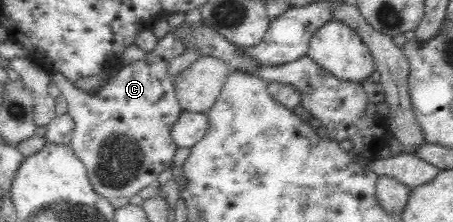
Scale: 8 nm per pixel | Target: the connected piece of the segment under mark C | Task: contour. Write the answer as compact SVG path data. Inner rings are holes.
M172 30L167 31L165 35L159 37L156 43L156 46L151 51L146 51L144 53L144 57L142 59L133 61L128 65L119 64L116 67L116 70L109 75L108 83L104 87L101 88L99 92L94 93L85 93L77 86L74 86L70 81L67 81L65 77L60 75L60 73L55 73L51 77L51 81L55 81L58 83L58 87L61 91L61 96L67 102L67 112L73 118L74 126L72 131L72 136L70 137L69 146L74 151L75 157L78 157L85 166L87 177L90 183L90 186L93 188L93 191L99 196L104 197L105 199L117 199L117 197L123 197L123 199L130 199L133 195L137 195L141 189L147 187L148 185L153 184L157 181L157 175L162 171L165 171L168 167L171 167L171 163L173 163L174 158L173 154L177 148L175 142L172 140L170 129L173 123L175 123L176 117L178 113L183 109L179 105L174 85L172 84L172 77L169 74L169 70L167 70L169 60L175 57L175 53L173 52L173 47L175 47L175 41L177 41L177 36L175 36L175 32Z

